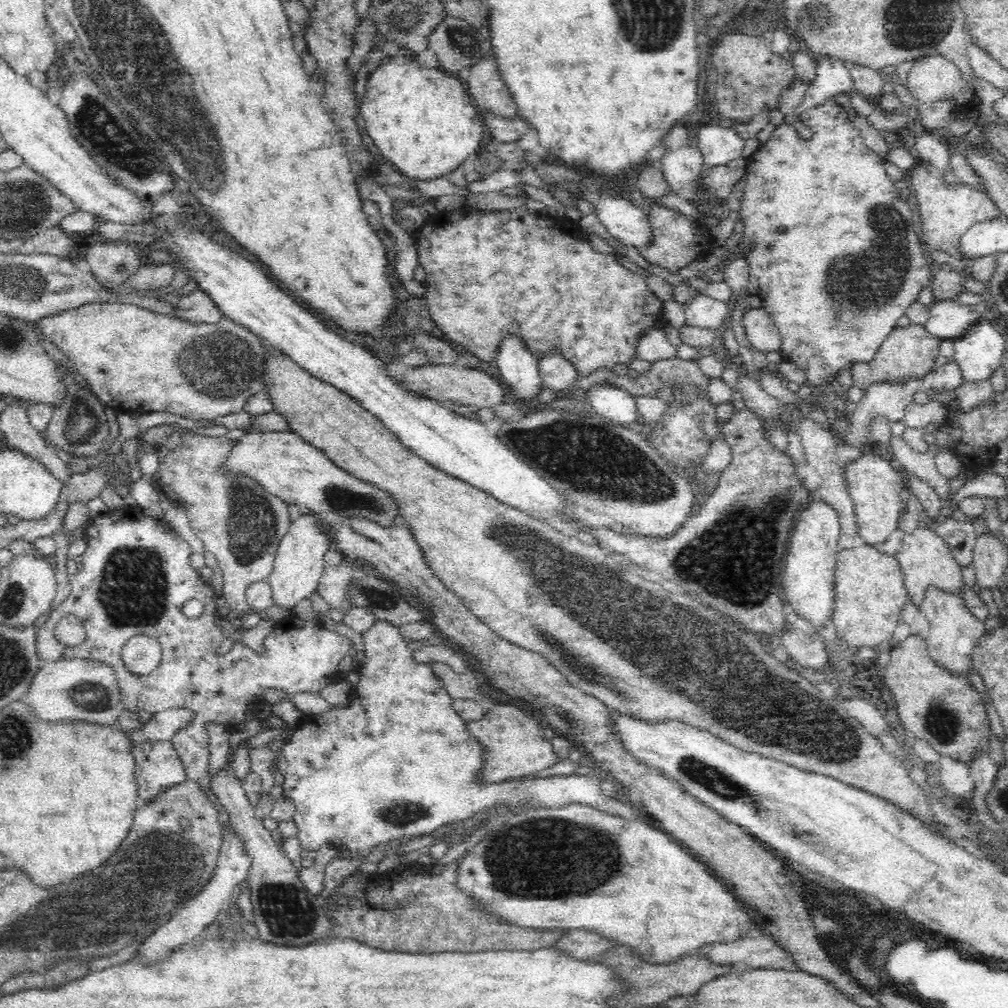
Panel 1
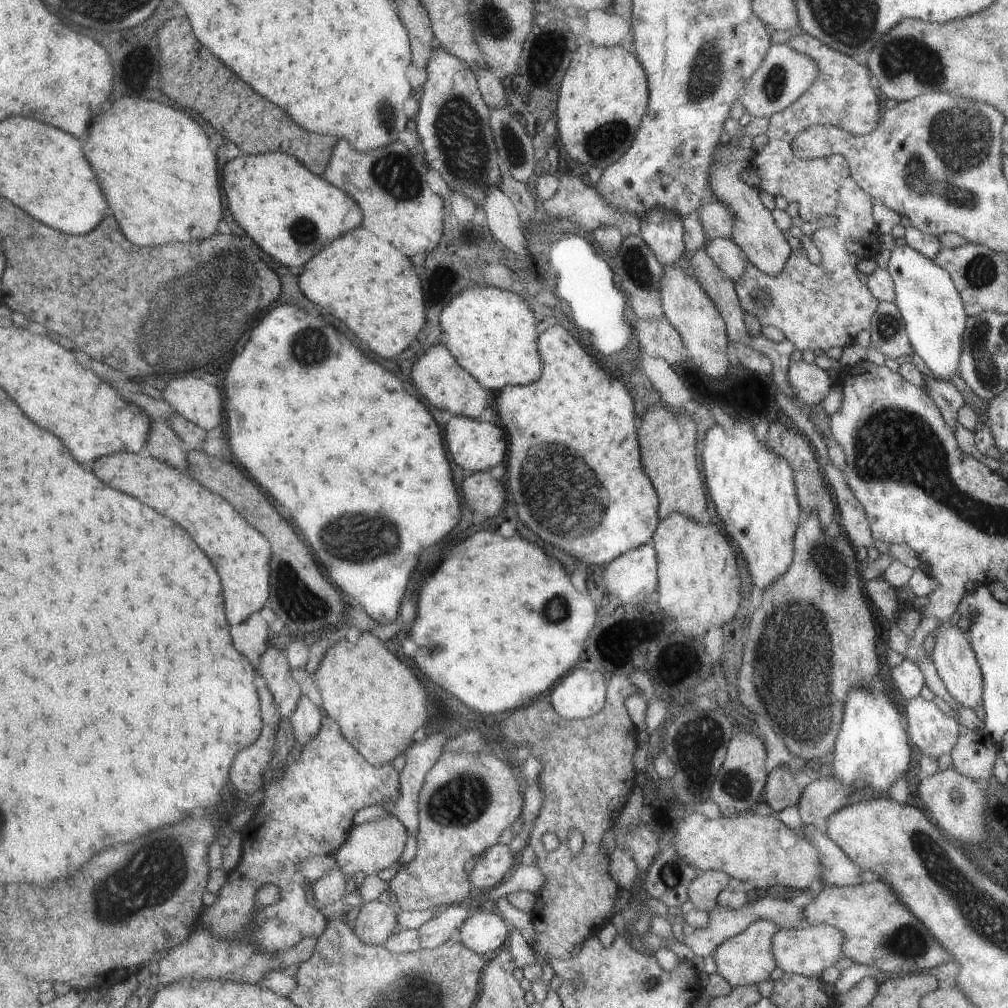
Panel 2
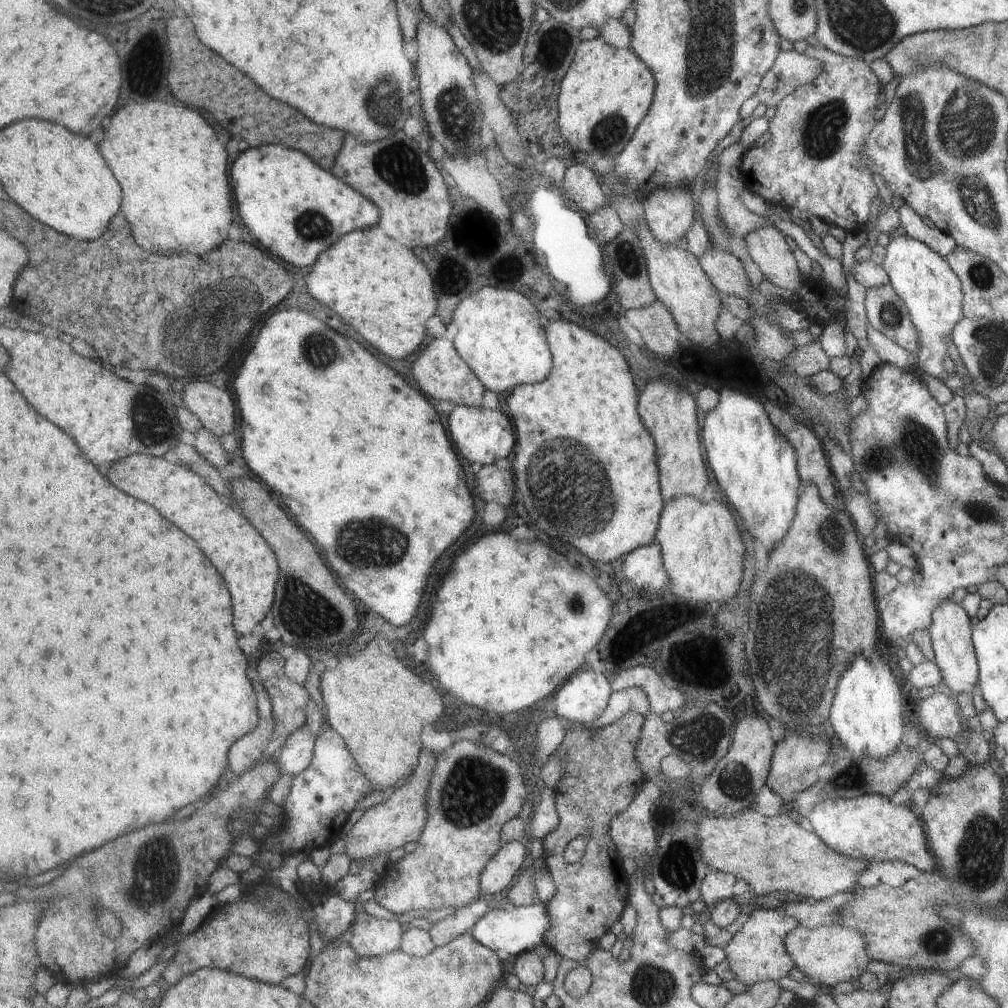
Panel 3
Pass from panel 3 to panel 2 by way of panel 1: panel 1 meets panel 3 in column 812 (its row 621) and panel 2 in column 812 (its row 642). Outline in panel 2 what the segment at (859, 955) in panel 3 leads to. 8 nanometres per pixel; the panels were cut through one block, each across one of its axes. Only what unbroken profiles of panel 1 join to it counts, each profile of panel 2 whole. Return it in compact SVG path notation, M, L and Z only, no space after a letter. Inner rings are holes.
M827 925L809 926L798 930L780 929L772 938L772 955L777 967L784 973L820 979L826 969L834 967L839 960L844 958L842 940L844 940L842 932Z

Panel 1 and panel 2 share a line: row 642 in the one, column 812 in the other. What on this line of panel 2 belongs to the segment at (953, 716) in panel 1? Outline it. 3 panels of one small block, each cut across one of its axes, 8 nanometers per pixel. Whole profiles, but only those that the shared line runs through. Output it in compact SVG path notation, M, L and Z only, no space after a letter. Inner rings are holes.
M881 880L852 887L826 886L813 898L802 912L806 922L809 926L827 925L840 930L844 938L842 954L855 964L873 966L874 971L880 973L902 976L934 970L954 962L954 958L934 940L934 934L928 933L928 928L898 900L892 888Z

